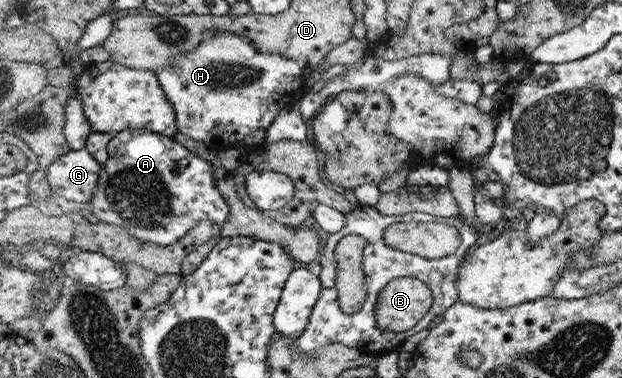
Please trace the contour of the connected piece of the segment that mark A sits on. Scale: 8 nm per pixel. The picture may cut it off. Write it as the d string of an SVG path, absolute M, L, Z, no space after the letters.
M146 129L123 130L115 134L112 142L109 142L109 161L105 164L101 172L101 181L99 182L98 190L90 204L92 205L92 210L103 221L127 228L130 234L137 239L142 239L146 243L154 243L160 246L168 246L169 244L180 241L181 238L184 238L188 233L192 232L202 221L216 221L221 225L224 221L228 220L229 216L228 202L225 201L224 195L221 194L221 191L216 186L216 170L213 170L212 162L209 159L202 158L201 155L196 154L189 147L178 142L175 137L169 137L165 134L155 133Z

